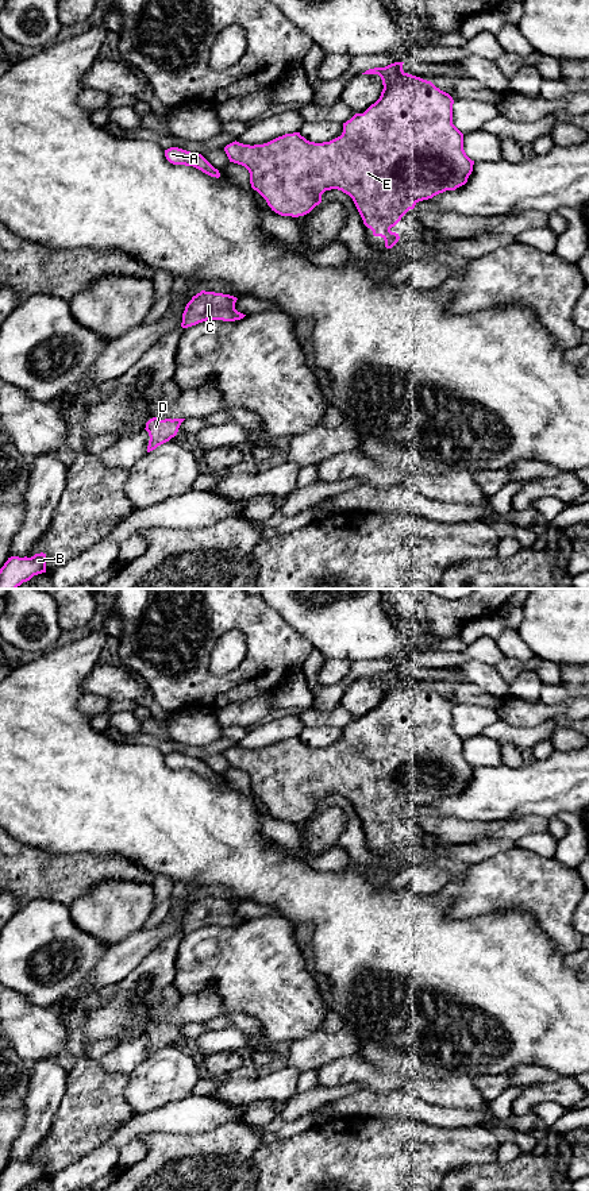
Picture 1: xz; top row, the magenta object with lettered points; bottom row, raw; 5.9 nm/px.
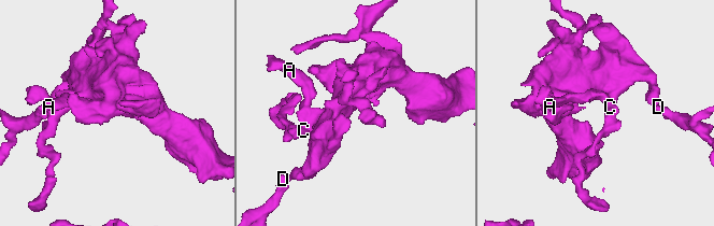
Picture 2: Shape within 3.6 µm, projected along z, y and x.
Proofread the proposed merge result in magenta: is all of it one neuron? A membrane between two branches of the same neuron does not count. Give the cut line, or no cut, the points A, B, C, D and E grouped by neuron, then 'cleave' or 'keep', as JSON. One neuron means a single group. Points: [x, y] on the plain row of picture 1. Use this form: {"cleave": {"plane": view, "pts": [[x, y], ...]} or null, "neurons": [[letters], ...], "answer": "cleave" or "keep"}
{"cleave": null, "neurons": [["A", "B", "C", "D", "E"]], "answer": "keep"}

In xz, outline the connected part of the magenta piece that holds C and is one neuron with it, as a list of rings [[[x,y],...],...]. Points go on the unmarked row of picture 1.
[[[201,895],[186,909],[181,932],[188,933],[207,925],[240,925],[246,920],[235,914],[236,905],[230,899]]]

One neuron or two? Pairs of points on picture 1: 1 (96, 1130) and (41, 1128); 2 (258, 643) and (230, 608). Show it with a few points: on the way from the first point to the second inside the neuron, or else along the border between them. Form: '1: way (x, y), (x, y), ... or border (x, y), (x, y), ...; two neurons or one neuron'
1: border (62, 1098), (50, 1130), (33, 1153); two neurons
2: way (257, 635), (238, 616); one neuron

